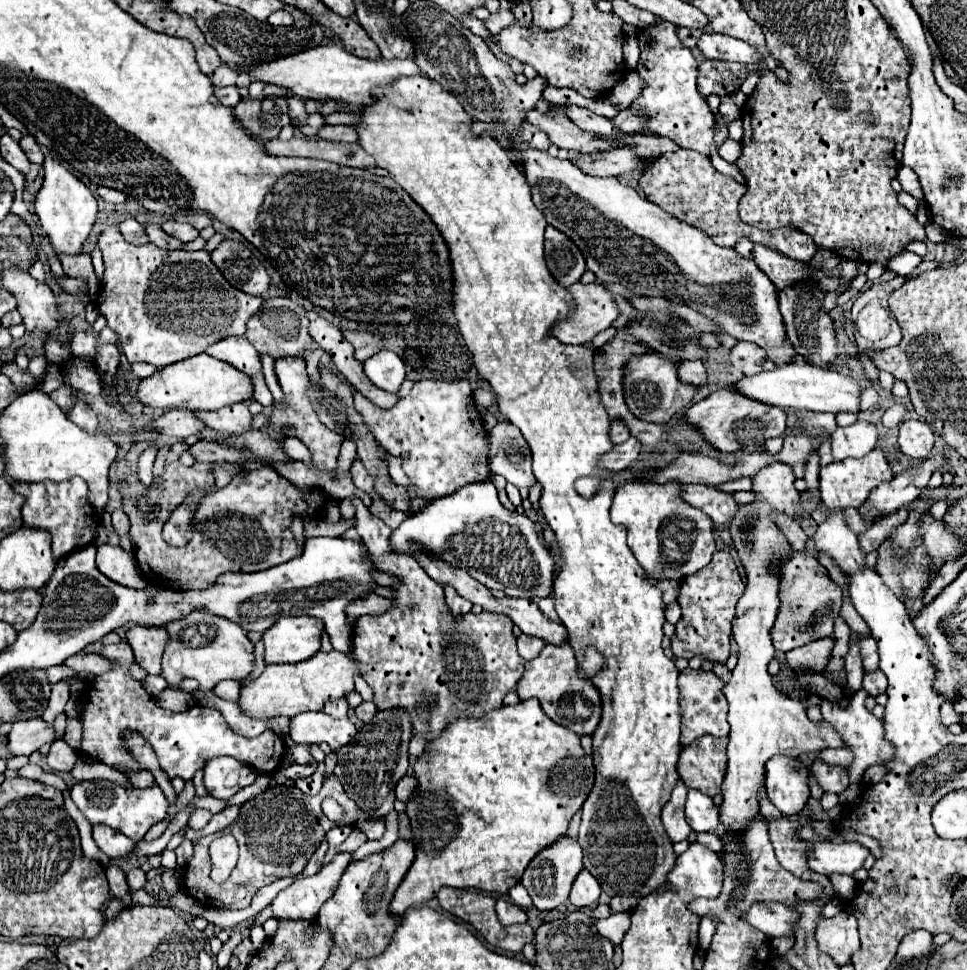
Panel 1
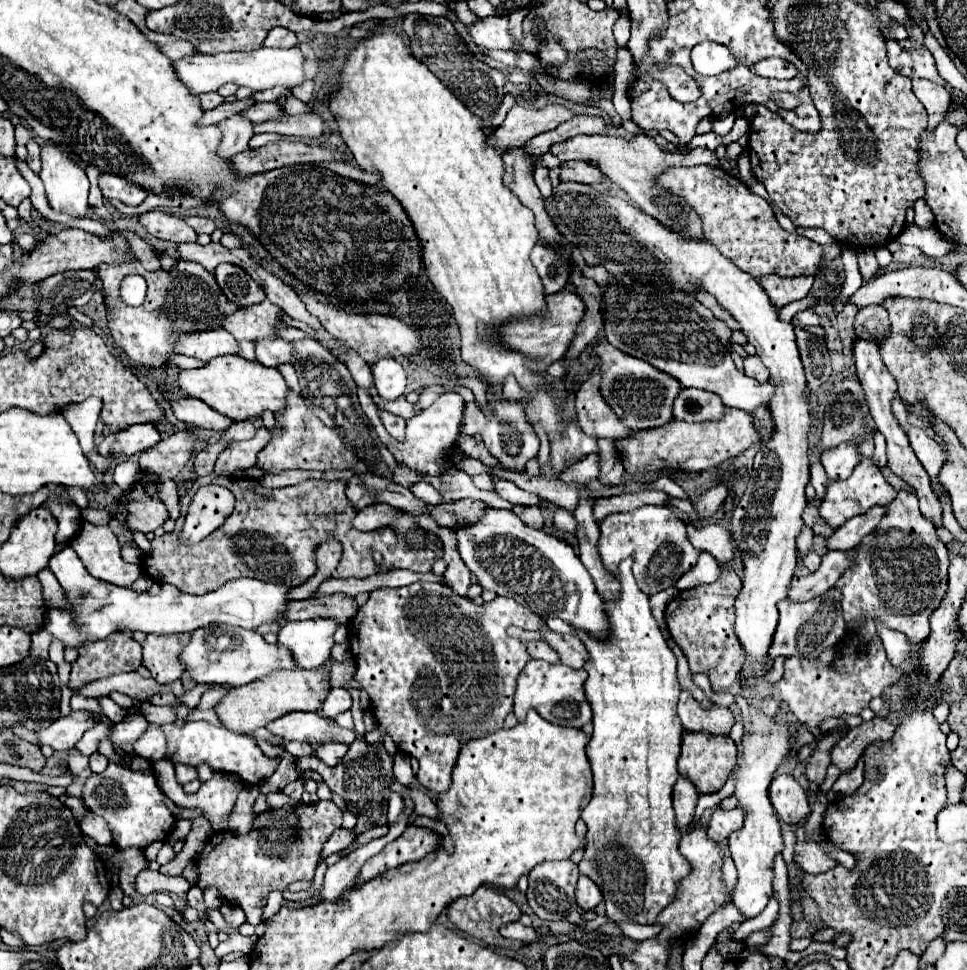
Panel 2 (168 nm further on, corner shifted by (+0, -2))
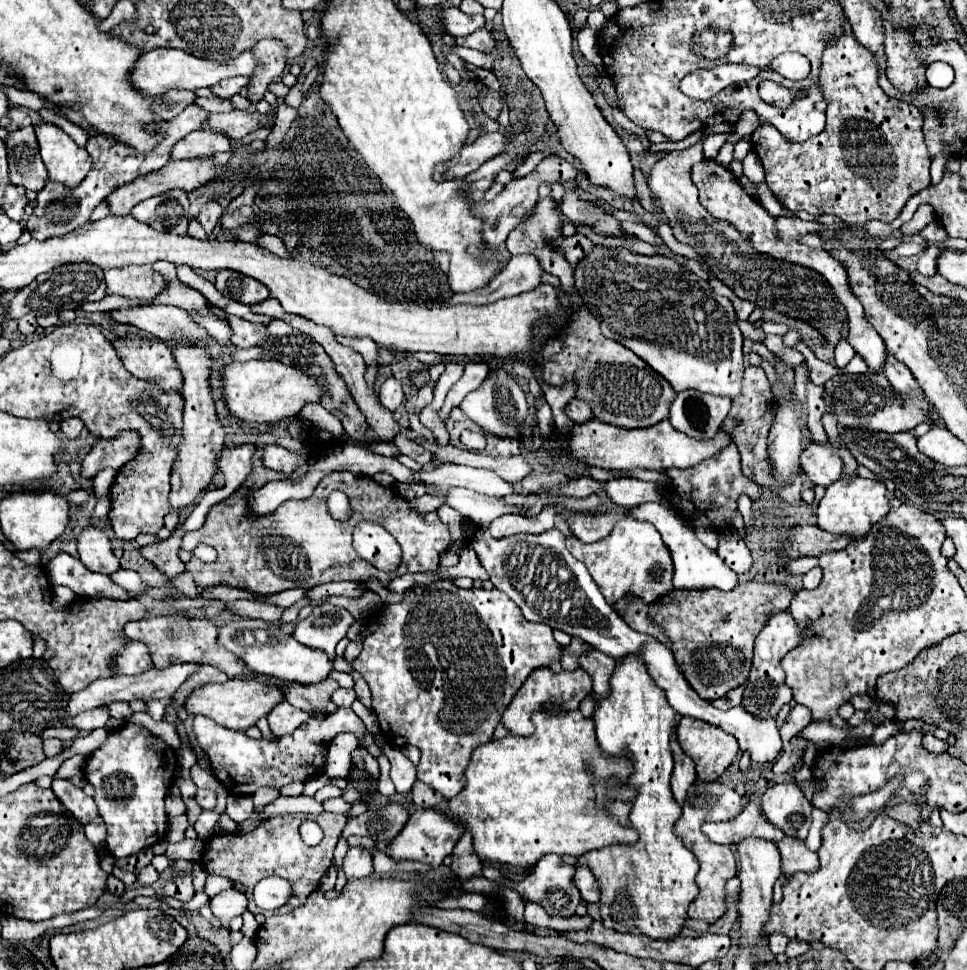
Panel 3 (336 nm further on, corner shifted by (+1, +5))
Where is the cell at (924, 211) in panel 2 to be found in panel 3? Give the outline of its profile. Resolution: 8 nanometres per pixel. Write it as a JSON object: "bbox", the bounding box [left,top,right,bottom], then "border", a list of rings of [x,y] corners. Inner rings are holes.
{"bbox":[901,205,935,235],"border":[[[919,205],[919,209],[915,211],[915,215],[913,215],[913,219],[909,221],[909,223],[905,223],[903,227],[901,227],[901,231],[903,231],[903,235],[917,235],[923,227],[927,227],[931,221],[935,221],[935,211],[931,209],[931,205]]]}

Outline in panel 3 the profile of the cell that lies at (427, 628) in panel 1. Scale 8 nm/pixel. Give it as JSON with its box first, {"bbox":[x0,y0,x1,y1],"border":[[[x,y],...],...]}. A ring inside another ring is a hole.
{"bbox":[353,579,563,799],"border":[[[445,579],[445,581],[437,581],[431,583],[429,587],[413,587],[409,591],[405,591],[405,597],[401,603],[393,603],[393,605],[385,605],[379,613],[379,629],[373,635],[367,635],[363,639],[363,651],[359,653],[359,657],[353,661],[353,671],[361,673],[361,677],[365,679],[365,683],[371,689],[371,697],[373,697],[373,711],[379,717],[379,725],[381,725],[381,735],[389,745],[415,745],[421,751],[421,761],[417,765],[417,779],[427,783],[429,787],[433,787],[435,791],[443,793],[445,799],[455,797],[455,793],[459,793],[465,785],[465,767],[469,765],[471,753],[473,749],[477,749],[479,745],[491,741],[493,731],[497,727],[497,723],[501,721],[503,711],[507,709],[507,705],[511,703],[511,699],[515,697],[515,693],[519,691],[519,687],[525,683],[525,679],[531,675],[533,669],[541,669],[541,667],[549,667],[555,659],[561,661],[563,649],[557,645],[557,641],[553,639],[553,631],[549,625],[545,623],[531,623],[527,621],[521,613],[519,607],[509,601],[509,597],[499,591],[499,589],[459,589],[453,585],[453,581]]]}

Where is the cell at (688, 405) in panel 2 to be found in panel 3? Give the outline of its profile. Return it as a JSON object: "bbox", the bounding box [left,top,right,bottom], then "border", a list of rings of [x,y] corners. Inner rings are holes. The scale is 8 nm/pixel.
{"bbox":[671,391,731,439],"border":[[[681,391],[671,405],[671,425],[673,429],[687,433],[695,439],[713,439],[721,429],[727,413],[731,409],[731,399],[715,397],[699,391]]]}

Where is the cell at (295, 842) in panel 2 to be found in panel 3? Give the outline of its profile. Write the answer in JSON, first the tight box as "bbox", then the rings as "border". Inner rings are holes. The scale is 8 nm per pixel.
{"bbox":[203,813,347,915],"border":[[[295,813],[295,815],[271,817],[259,829],[255,829],[247,835],[233,835],[233,833],[213,835],[209,839],[209,849],[203,855],[203,863],[209,873],[221,875],[221,877],[227,877],[233,881],[241,881],[247,887],[245,895],[249,899],[249,911],[253,915],[261,913],[261,909],[253,901],[253,887],[263,877],[271,877],[271,875],[279,875],[279,877],[287,879],[293,885],[293,897],[281,908],[273,911],[274,914],[284,915],[293,911],[295,907],[303,905],[307,901],[307,897],[319,887],[321,877],[327,873],[327,869],[331,865],[333,849],[339,841],[339,835],[341,835],[345,823],[347,823],[347,817],[337,815],[337,813],[321,813],[321,815]],[[303,821],[315,821],[325,831],[325,837],[317,847],[309,847],[303,843],[303,839],[299,835],[299,827]]]}

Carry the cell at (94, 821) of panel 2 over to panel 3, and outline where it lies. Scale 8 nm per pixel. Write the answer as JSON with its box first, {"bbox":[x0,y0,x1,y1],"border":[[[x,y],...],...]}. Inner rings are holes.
{"bbox":[51,779,99,823],"border":[[[53,779],[51,789],[57,795],[57,799],[63,803],[63,807],[81,823],[87,823],[99,817],[95,801],[89,795],[85,795],[83,789],[75,787],[73,783],[63,781],[63,779]]]}

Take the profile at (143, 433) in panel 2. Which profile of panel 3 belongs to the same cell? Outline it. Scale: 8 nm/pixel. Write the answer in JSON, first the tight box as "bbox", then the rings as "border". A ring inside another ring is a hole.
{"bbox":[81,433,139,479],"border":[[[121,433],[113,441],[97,441],[93,449],[87,453],[81,465],[81,475],[85,479],[93,479],[99,471],[111,467],[121,469],[131,457],[135,457],[135,451],[139,447],[139,437],[135,433]]]}

